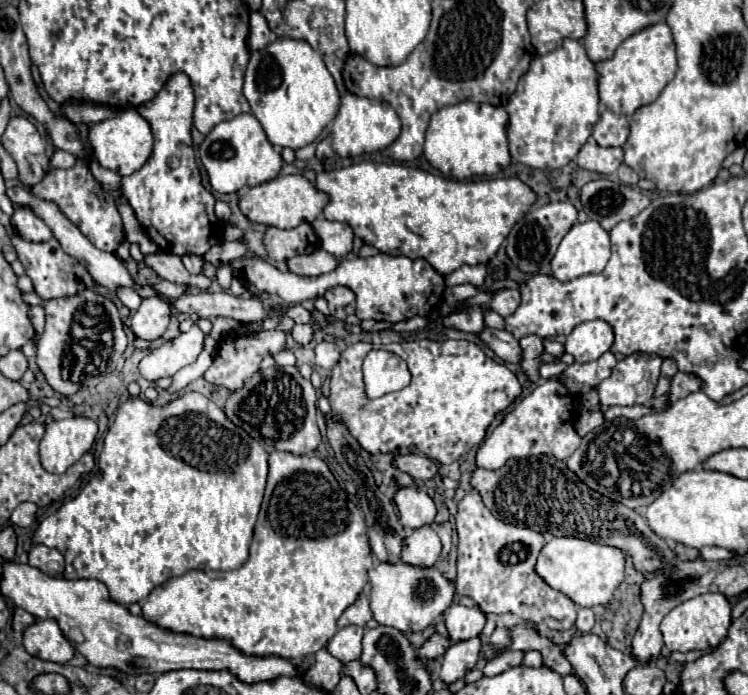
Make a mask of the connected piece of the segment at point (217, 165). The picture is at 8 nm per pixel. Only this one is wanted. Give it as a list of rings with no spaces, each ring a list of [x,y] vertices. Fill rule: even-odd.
[[[252,112],[224,120],[212,128],[212,132],[204,138],[198,154],[208,172],[210,186],[222,194],[232,194],[244,186],[258,186],[268,182],[278,176],[284,164],[282,154],[268,142],[262,124],[256,120],[256,116],[252,116]]]

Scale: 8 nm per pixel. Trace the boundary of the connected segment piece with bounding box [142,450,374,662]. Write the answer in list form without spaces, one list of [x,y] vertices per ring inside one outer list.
[[[274,450],[268,458],[268,468],[266,494],[248,562],[232,572],[190,570],[184,576],[170,578],[150,592],[142,604],[142,616],[166,630],[172,628],[174,632],[188,632],[202,638],[224,638],[248,656],[272,654],[298,662],[322,650],[336,634],[336,620],[362,594],[374,562],[364,512],[350,506],[348,494],[340,488],[324,460]]]

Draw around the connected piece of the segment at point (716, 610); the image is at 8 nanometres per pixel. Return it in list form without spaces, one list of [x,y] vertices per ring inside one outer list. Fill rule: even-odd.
[[[702,594],[692,600],[682,602],[676,606],[660,624],[664,644],[668,650],[678,652],[692,652],[692,650],[706,650],[716,648],[728,634],[732,622],[732,604],[724,594]]]

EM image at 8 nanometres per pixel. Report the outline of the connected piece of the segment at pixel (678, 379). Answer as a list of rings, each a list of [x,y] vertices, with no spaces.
[[[678,372],[672,378],[672,386],[670,386],[668,394],[670,394],[670,400],[678,400],[678,398],[684,398],[684,396],[688,396],[692,392],[698,392],[700,388],[702,388],[702,380],[696,374]]]

